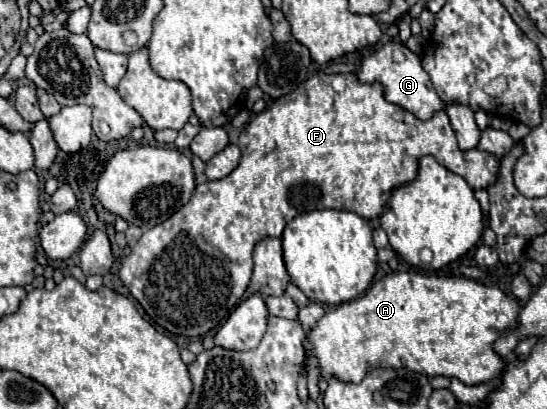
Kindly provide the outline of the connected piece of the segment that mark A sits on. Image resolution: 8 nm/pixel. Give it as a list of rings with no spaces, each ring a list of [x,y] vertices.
[[[389,272],[377,280],[363,296],[351,302],[343,302],[329,310],[317,324],[305,334],[303,346],[307,356],[315,356],[319,362],[321,378],[339,378],[343,382],[359,384],[373,368],[401,368],[401,364],[413,372],[421,372],[429,378],[447,376],[459,378],[463,384],[477,386],[499,378],[503,362],[493,352],[491,344],[507,328],[517,326],[519,304],[507,298],[499,288],[483,286],[471,278],[461,276],[427,276],[419,272]]]

